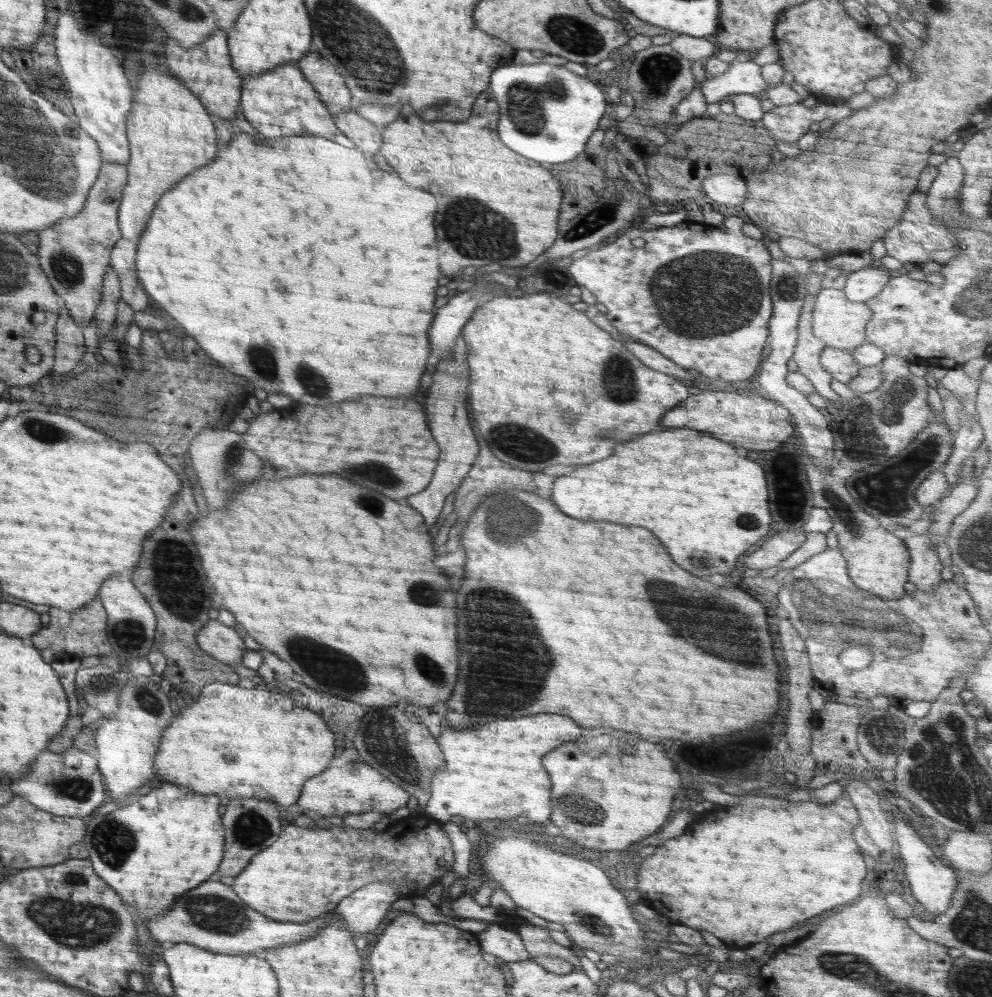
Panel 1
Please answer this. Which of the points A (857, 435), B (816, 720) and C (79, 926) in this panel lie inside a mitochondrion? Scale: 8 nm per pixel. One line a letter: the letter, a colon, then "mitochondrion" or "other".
A: mitochondrion
B: other
C: mitochondrion

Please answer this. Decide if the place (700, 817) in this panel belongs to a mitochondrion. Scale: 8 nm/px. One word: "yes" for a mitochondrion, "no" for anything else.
no

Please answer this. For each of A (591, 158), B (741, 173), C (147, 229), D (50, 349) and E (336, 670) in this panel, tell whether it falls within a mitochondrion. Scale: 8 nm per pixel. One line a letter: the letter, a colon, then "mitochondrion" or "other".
A: other
B: other
C: other
D: other
E: mitochondrion

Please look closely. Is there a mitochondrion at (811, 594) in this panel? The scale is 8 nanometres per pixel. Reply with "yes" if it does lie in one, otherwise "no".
yes

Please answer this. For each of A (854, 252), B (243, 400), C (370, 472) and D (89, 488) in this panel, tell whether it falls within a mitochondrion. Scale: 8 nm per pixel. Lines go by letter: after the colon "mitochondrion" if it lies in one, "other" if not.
A: other
B: other
C: mitochondrion
D: other

